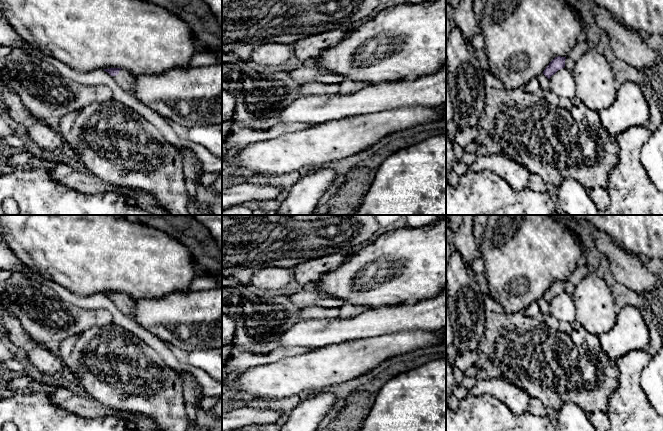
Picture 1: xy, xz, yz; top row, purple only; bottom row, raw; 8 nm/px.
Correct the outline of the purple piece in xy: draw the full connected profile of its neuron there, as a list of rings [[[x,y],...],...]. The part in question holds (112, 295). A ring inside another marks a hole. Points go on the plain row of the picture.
[[[122,292],[104,293],[104,295],[108,296],[121,312],[123,312],[127,317],[132,319],[130,309],[134,305],[134,299],[132,299],[126,293]]]

